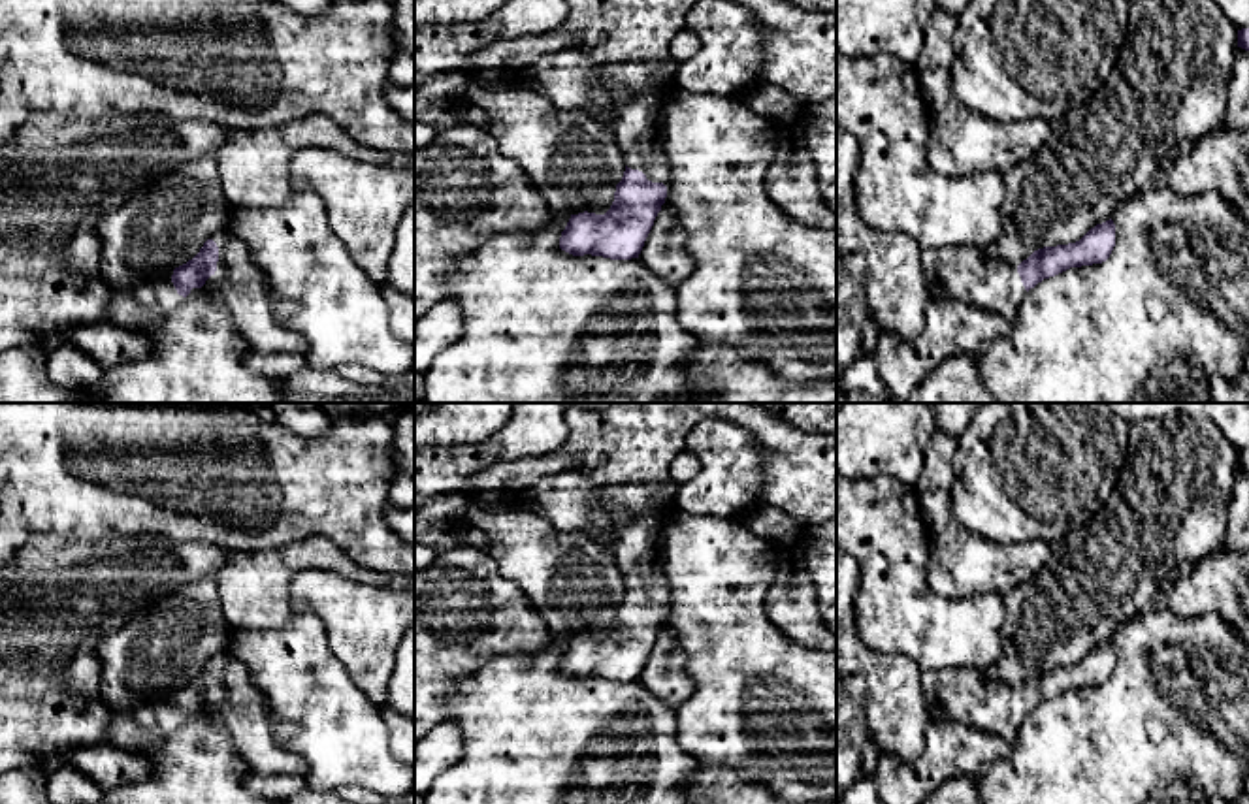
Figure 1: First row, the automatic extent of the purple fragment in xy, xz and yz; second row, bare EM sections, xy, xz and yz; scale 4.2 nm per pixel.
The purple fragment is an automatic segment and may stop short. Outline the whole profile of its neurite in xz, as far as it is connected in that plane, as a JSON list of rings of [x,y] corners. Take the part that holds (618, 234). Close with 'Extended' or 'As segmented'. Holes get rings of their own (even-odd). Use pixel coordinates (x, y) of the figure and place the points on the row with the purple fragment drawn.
[[[599,90],[595,100],[614,115],[614,136],[625,171],[605,215],[588,211],[571,215],[560,249],[573,256],[631,260],[639,258],[667,198],[663,105],[622,90]]]. Extended

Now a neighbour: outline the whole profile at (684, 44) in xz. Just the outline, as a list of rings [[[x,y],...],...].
[[[686,26],[678,30],[669,41],[669,55],[673,55],[680,64],[695,56],[699,49],[699,38]]]

